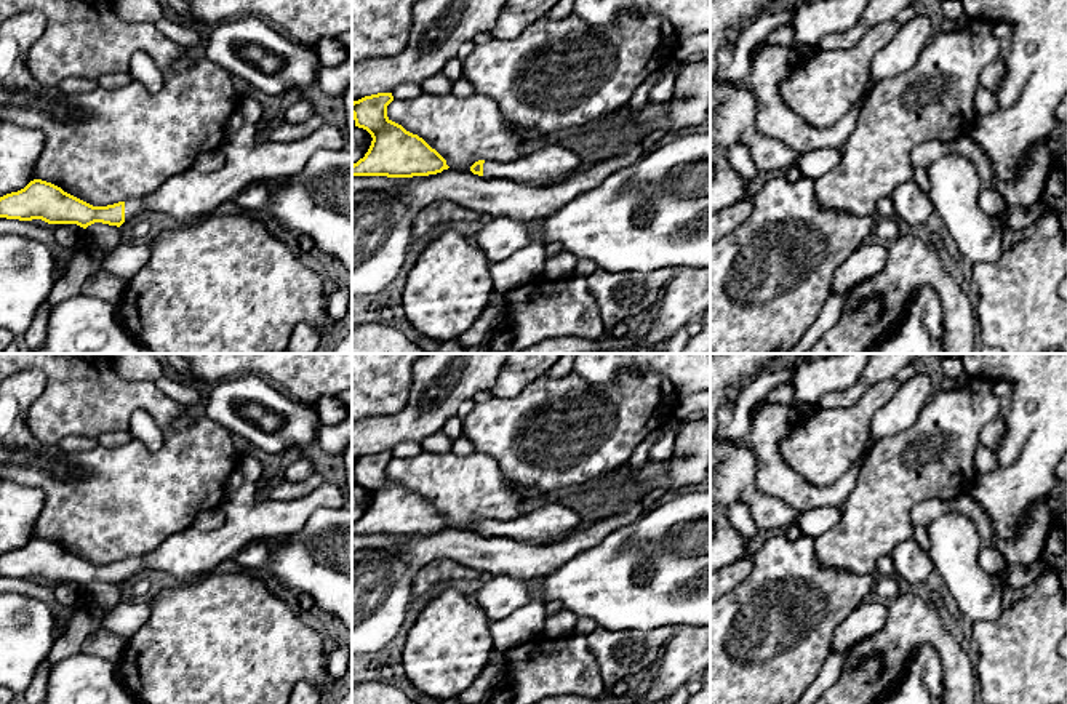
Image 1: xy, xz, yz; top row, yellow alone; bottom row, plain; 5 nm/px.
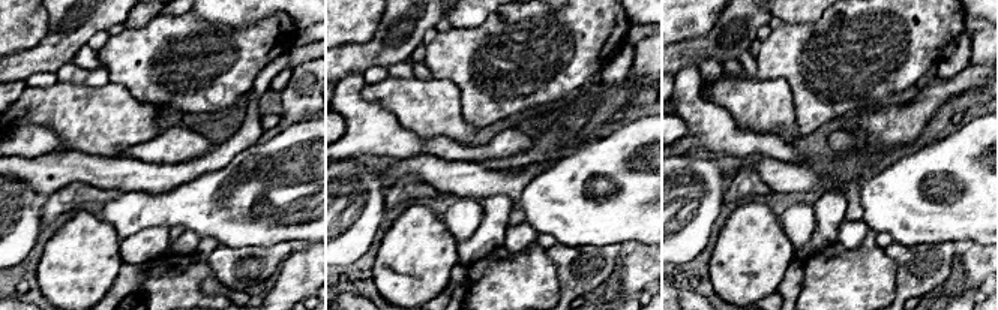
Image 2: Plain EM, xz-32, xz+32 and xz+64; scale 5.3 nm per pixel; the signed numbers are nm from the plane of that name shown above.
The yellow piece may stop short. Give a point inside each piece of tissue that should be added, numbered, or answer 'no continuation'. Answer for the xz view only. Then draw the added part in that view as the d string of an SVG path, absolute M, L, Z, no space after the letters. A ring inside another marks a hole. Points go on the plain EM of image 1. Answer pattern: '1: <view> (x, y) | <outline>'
1: xz (551, 520) | M547 502L509 522L485 520L483 534L515 541L550 541L576 531L582 517L560 502Z

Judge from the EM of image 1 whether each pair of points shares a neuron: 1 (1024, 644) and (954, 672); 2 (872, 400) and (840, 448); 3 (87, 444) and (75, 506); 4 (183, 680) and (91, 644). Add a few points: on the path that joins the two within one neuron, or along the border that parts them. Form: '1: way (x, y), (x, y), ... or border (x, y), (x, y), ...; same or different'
1: border (975, 672), (976, 680); different
2: way (863, 412), (840, 437); same
3: border (58, 445), (67, 452), (90, 452), (98, 445); different
4: border (128, 640), (115, 661); different

